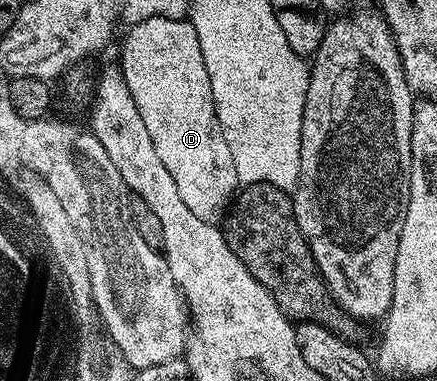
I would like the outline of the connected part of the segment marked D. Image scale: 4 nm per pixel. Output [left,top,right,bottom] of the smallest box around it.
[121,17,240,225]

